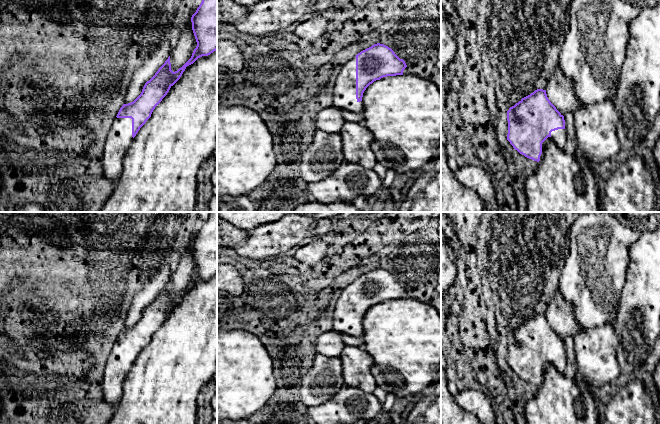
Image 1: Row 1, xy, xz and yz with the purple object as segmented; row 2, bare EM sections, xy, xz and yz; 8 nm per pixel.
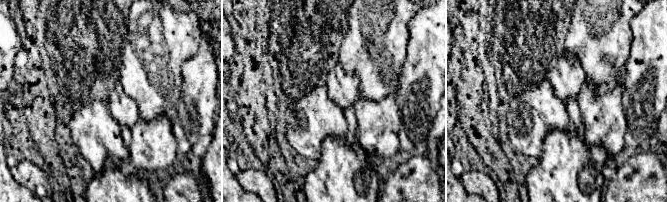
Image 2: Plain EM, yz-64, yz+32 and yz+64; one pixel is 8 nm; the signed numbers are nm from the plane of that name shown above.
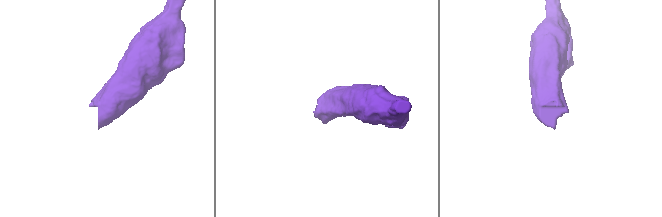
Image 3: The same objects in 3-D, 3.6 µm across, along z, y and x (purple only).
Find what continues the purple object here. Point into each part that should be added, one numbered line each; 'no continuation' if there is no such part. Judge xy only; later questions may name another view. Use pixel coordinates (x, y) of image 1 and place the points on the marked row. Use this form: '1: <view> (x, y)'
1: xy (119, 138)

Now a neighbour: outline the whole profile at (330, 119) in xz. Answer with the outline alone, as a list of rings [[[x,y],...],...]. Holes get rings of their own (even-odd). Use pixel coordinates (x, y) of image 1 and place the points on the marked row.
[[[333,105],[320,110],[314,119],[316,130],[329,133],[340,133],[345,122],[346,120],[342,116],[342,110]]]

